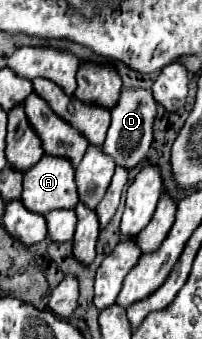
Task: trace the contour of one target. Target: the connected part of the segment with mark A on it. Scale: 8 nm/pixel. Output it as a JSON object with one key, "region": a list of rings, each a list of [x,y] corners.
{"region":[[[43,156],[23,176],[21,202],[39,214],[55,208],[75,208],[79,196],[73,164],[69,160],[57,160],[57,156]]]}

